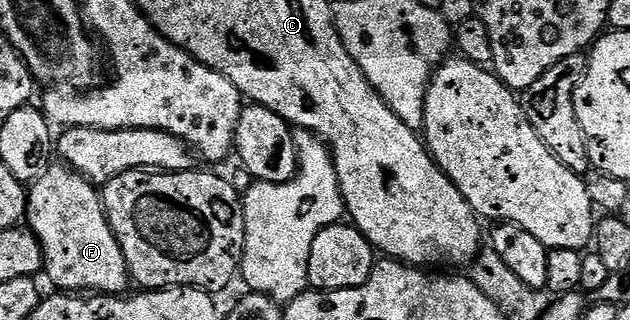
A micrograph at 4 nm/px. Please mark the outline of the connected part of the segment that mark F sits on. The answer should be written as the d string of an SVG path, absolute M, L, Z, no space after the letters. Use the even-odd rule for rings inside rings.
M53 164L47 172L43 172L43 176L34 180L27 190L24 221L39 240L45 257L44 273L46 275L49 273L49 278L57 285L54 287L58 291L124 295L130 289L129 269L119 248L119 240L113 235L109 217L105 215L102 195L98 187L76 170L71 170L64 164Z

